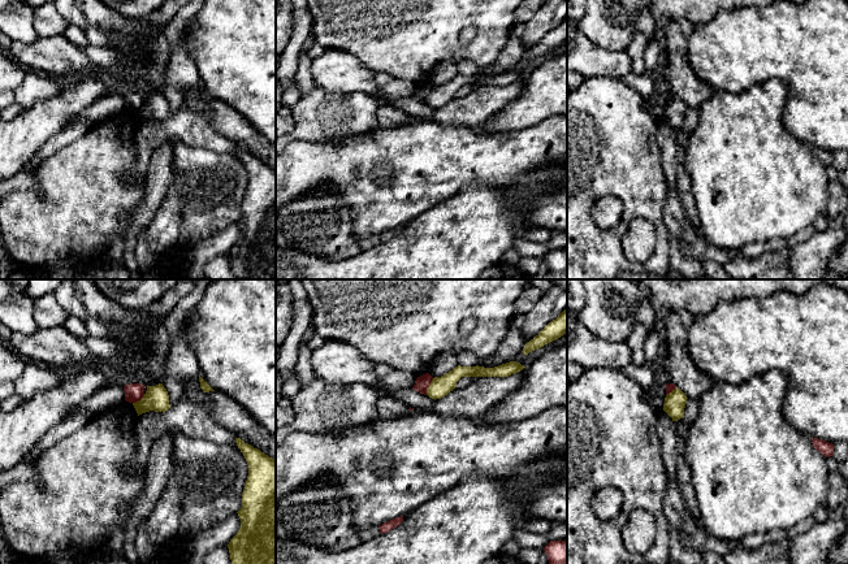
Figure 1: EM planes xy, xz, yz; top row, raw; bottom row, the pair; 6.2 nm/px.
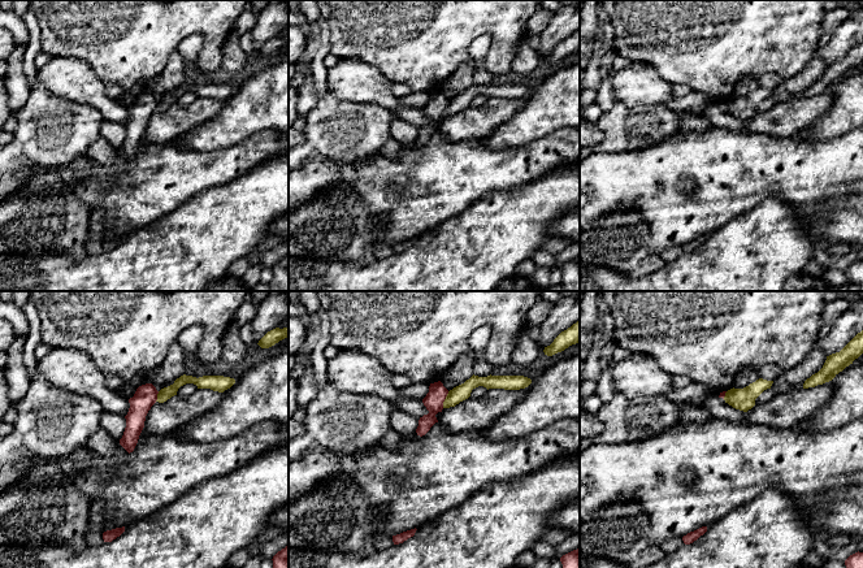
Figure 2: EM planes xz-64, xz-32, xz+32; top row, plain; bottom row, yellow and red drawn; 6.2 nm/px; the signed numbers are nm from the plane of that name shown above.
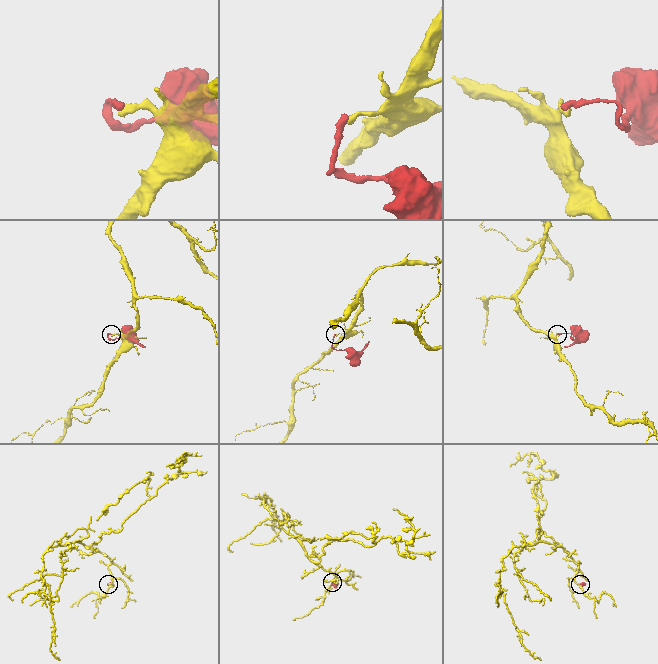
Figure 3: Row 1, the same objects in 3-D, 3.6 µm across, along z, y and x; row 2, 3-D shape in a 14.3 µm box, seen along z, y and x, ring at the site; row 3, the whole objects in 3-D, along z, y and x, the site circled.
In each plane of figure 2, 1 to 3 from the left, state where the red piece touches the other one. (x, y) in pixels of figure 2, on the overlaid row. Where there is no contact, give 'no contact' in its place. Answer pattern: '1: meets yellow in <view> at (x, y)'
1: meets yellow in xz-64 at (157, 397)
2: meets yellow in xz-32 at (445, 399)
3: meets yellow in xz+32 at (725, 395)

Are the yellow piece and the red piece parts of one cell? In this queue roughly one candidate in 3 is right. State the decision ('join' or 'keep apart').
keep apart

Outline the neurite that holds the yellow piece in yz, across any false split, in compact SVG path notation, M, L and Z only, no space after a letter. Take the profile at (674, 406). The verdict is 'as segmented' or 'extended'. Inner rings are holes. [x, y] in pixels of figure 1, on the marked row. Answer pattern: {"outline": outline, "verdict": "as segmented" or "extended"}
{"outline": "M678 387L666 395L663 411L672 418L672 421L684 417L687 399L685 394Z", "verdict": "as segmented"}

